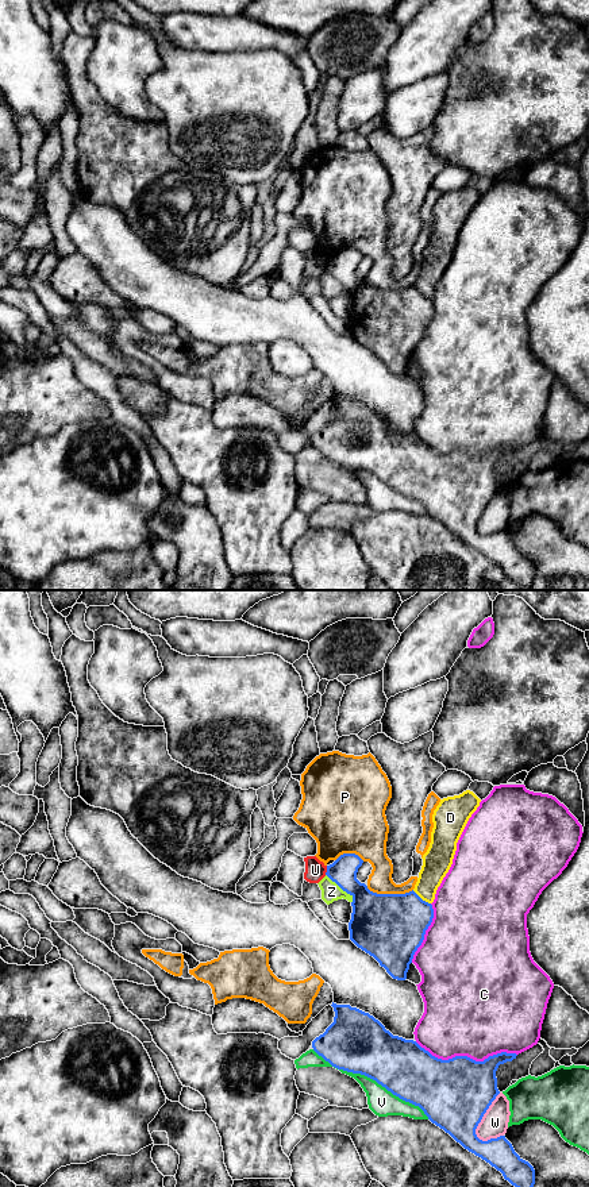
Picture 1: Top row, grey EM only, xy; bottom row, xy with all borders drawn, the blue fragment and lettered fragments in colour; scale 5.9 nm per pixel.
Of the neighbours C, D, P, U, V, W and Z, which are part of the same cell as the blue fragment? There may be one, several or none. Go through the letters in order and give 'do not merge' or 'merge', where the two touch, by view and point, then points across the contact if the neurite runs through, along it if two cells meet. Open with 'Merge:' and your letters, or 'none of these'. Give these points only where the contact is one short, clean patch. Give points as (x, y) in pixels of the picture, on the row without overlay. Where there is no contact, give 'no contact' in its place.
Merge: none of these
C: do not merge | xy (466, 451)
D: do not merge | xy (420, 293)
P: do not merge | xy (389, 289)
U: do not merge | xy (327, 265) | along xy (327, 261), (324, 269)
V: do not merge | xy (372, 473)
W: do not merge | xy (482, 511)
Z: do not merge | xy (342, 284)

